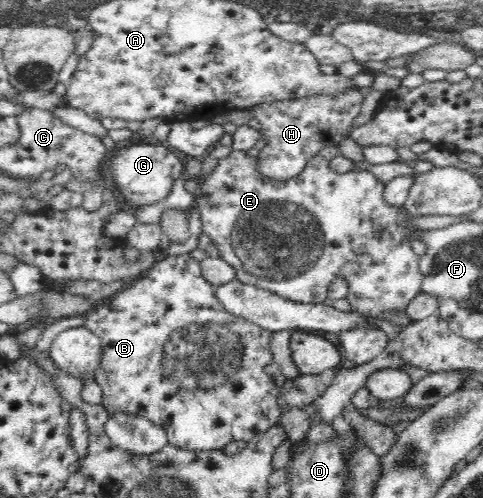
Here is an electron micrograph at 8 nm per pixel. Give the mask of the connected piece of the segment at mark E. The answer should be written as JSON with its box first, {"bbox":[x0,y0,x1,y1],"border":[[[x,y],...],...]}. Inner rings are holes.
{"bbox":[194,150,424,321],"border":[[[232,150],[227,158],[218,159],[219,164],[207,178],[200,178],[198,194],[194,199],[194,204],[198,207],[198,212],[200,212],[203,233],[212,240],[212,243],[216,246],[216,250],[218,250],[219,257],[235,270],[235,279],[242,283],[254,285],[260,289],[270,290],[272,294],[294,301],[294,303],[320,304],[327,298],[328,288],[332,282],[338,278],[342,278],[346,280],[349,286],[347,299],[352,305],[354,312],[359,312],[364,316],[372,316],[372,318],[380,318],[380,320],[384,321],[390,321],[393,317],[393,312],[406,314],[408,305],[421,293],[422,281],[424,279],[419,269],[421,258],[412,248],[412,241],[415,239],[413,234],[418,233],[419,230],[406,228],[402,224],[406,219],[410,219],[411,217],[406,209],[404,209],[404,206],[390,206],[384,200],[386,183],[378,180],[378,177],[369,170],[355,171],[352,169],[346,173],[336,173],[329,166],[329,161],[320,154],[314,155],[308,161],[308,165],[304,167],[304,171],[298,177],[282,179],[282,181],[264,177],[257,170],[256,160],[257,157],[249,156],[245,151]]]}

